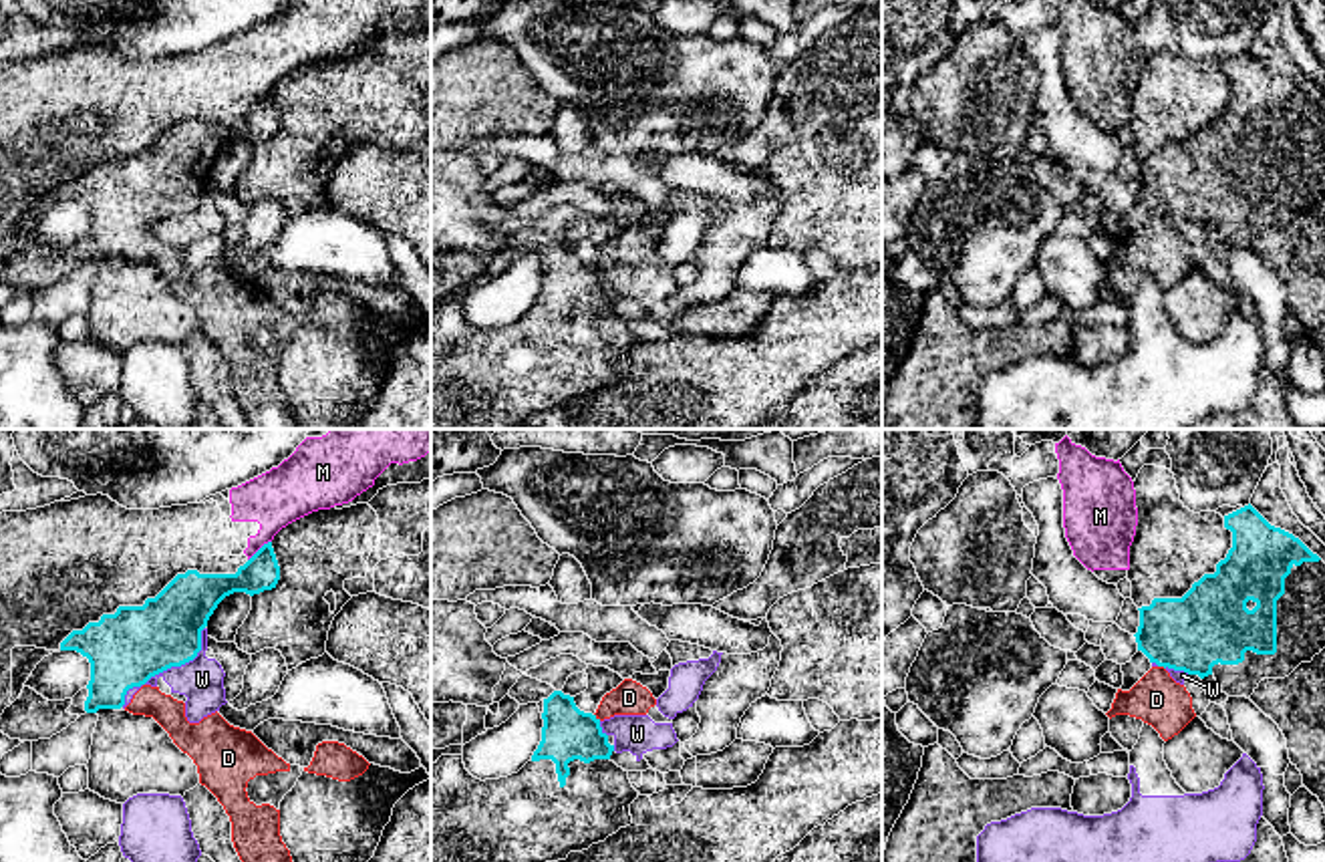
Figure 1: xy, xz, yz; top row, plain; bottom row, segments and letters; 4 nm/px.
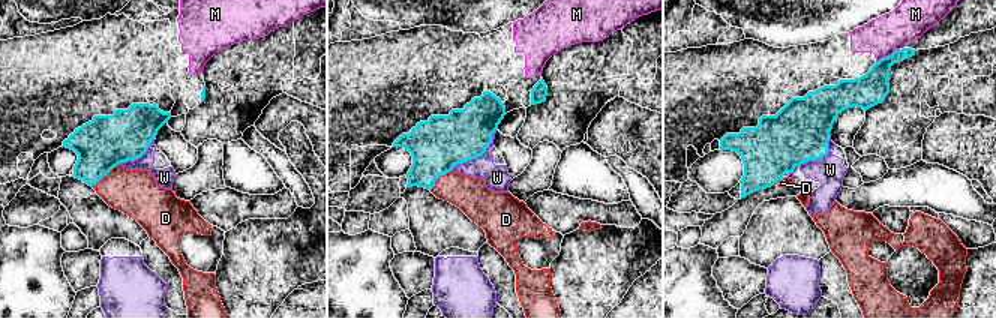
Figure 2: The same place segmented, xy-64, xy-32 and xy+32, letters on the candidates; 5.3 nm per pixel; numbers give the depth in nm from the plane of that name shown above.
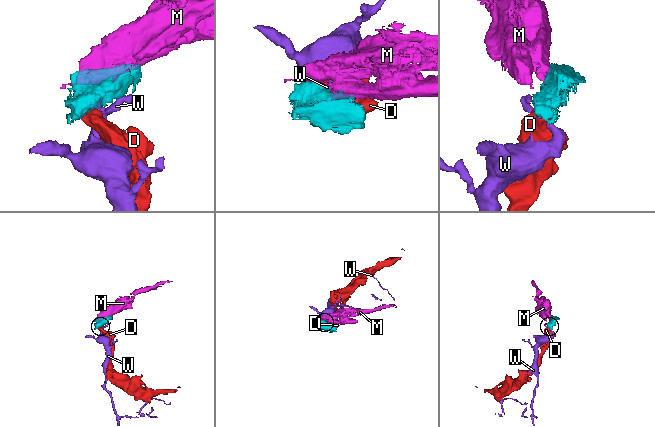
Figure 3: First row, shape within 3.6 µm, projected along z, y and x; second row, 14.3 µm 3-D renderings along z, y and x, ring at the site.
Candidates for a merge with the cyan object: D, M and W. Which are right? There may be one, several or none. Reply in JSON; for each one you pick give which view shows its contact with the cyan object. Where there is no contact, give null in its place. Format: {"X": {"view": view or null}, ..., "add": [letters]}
{"D": {"view": "xz"}, "add": ["D"]}

